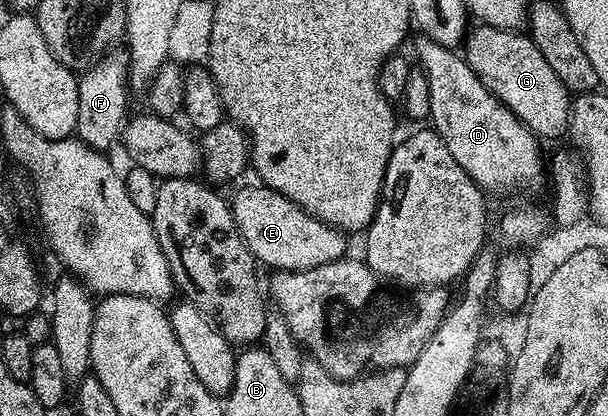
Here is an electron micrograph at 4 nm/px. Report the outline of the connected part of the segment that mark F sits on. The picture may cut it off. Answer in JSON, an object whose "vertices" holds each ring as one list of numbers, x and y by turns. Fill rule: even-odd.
{"vertices":[[109,52,79,75,78,81,78,120,75,137,86,143,92,150,111,151,111,146,121,141,122,131,129,117,128,94,128,55,127,53]]}

